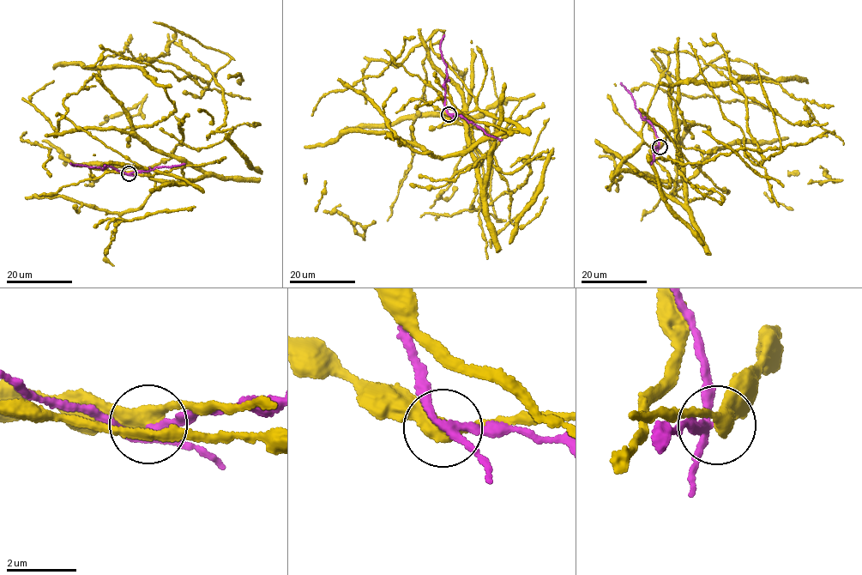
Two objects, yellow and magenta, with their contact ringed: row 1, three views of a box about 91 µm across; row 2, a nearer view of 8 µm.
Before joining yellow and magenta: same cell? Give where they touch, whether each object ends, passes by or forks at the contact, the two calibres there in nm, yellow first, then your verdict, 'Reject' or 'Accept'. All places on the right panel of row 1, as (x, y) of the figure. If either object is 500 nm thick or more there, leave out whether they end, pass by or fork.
Place: (660, 147). At the ring yellow passes by. At the ring magenta forks. Thickness 400 nm (yellow) against 170 nm. Reject

